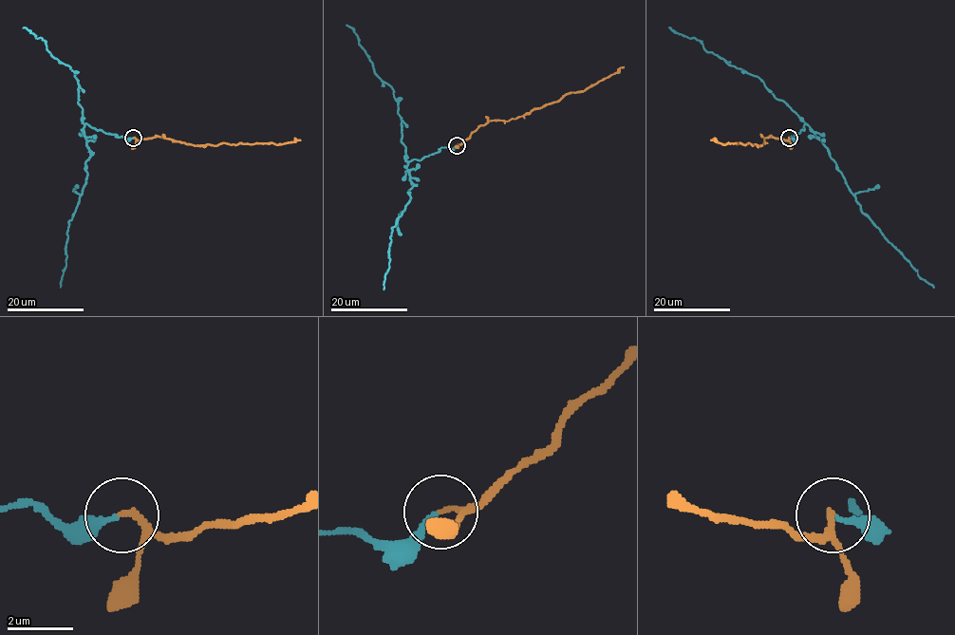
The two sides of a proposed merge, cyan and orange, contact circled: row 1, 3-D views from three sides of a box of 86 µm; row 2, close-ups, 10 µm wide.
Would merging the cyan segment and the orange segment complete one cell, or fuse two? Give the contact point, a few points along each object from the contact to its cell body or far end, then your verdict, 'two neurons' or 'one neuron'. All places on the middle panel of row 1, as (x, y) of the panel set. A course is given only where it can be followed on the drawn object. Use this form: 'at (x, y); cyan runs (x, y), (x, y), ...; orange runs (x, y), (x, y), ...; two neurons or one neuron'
at (457, 145); cyan runs (456, 145), (441, 147), (406, 165), (413, 185), (408, 191), (409, 201), (392, 228), (383, 289); orange runs (457, 145), (489, 121), (508, 121), (557, 102), (568, 93), (584, 91), (624, 66); one neuron

